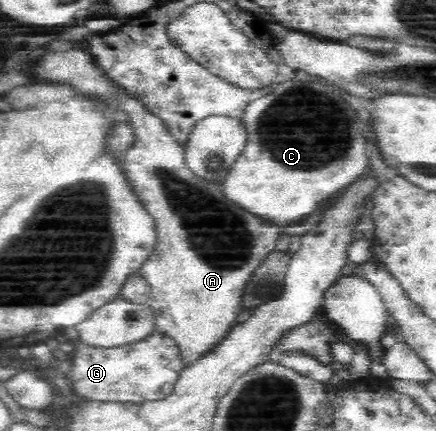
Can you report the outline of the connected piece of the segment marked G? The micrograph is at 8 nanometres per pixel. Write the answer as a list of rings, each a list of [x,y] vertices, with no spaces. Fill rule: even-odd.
[[[157,331],[136,346],[104,350],[75,343],[72,370],[67,375],[73,383],[72,393],[97,402],[141,402],[168,397],[176,379],[185,368],[172,339]]]

